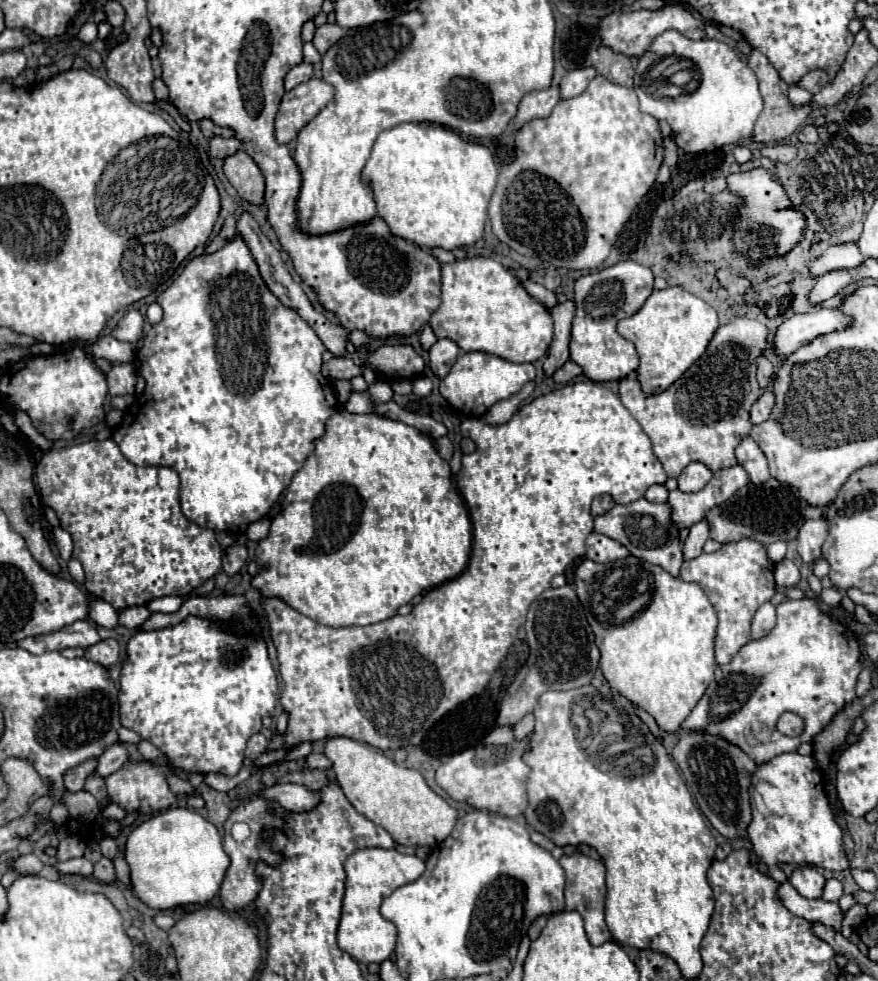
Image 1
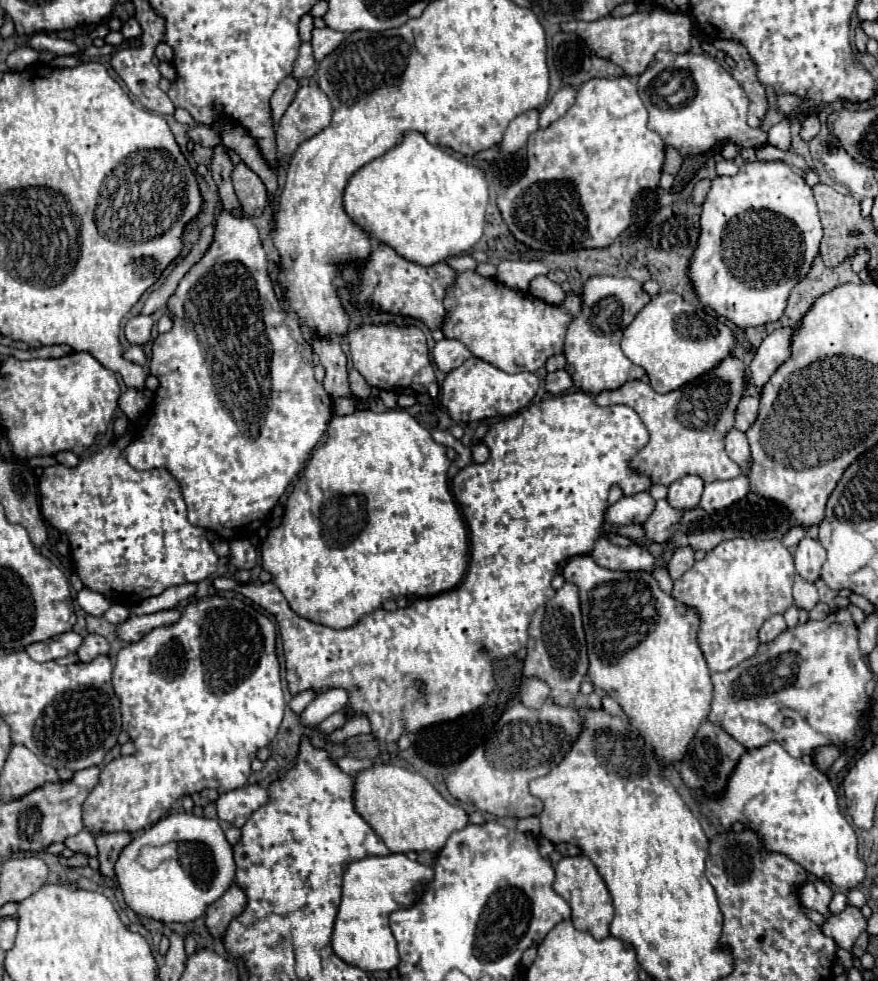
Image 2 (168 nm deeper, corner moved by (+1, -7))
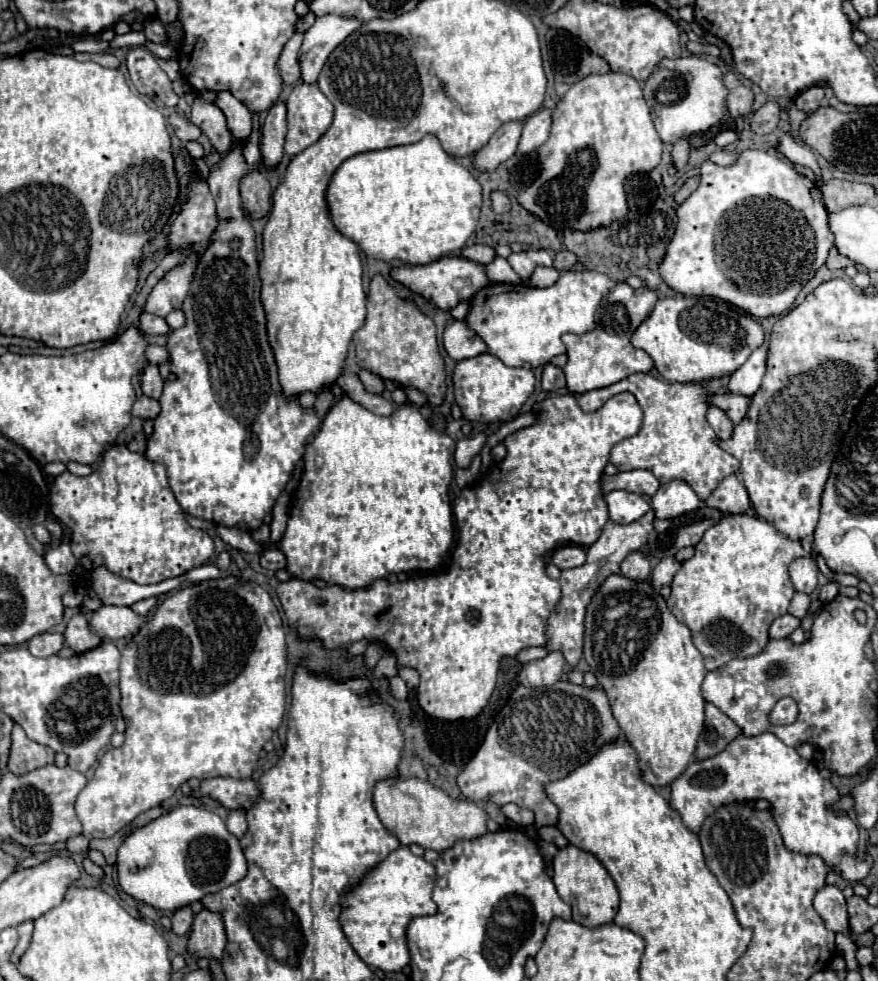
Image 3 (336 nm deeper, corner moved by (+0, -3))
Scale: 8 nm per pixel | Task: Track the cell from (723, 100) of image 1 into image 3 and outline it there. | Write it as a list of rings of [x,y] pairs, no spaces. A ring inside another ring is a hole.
[[[688,55],[688,57],[676,57],[676,59],[662,59],[656,67],[656,71],[644,81],[644,99],[650,107],[654,127],[664,143],[676,143],[678,139],[688,139],[696,133],[706,133],[714,125],[718,125],[728,115],[728,89],[724,85],[724,73],[718,65],[710,63],[708,59],[700,55]],[[662,79],[680,79],[686,89],[686,97],[678,103],[664,105],[656,99],[658,85]]]

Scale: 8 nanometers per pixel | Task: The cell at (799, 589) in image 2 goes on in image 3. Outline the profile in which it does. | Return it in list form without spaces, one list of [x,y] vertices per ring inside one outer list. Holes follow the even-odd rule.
[[[796,591],[796,593],[794,593],[794,599],[792,599],[792,603],[790,603],[788,613],[792,613],[792,615],[798,617],[798,619],[802,619],[802,615],[806,615],[806,611],[808,611],[808,605],[810,605],[810,595]]]

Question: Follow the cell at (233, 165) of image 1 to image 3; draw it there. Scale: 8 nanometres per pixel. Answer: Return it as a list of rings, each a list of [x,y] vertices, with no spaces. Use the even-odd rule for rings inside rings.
[[[252,169],[250,173],[242,177],[240,195],[242,195],[244,209],[248,211],[252,219],[262,219],[268,215],[272,189],[270,189],[268,179],[258,169]]]

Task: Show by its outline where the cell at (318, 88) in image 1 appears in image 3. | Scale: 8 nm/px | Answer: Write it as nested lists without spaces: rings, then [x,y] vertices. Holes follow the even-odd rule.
[[[296,83],[288,101],[288,133],[284,153],[296,155],[316,143],[330,127],[334,105],[318,89],[318,83]]]

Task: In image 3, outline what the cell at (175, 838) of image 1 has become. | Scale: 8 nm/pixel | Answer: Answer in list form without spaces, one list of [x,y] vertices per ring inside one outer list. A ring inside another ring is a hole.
[[[174,807],[148,825],[136,829],[118,849],[118,883],[124,893],[130,897],[152,905],[154,909],[174,913],[182,907],[188,907],[196,901],[202,901],[206,895],[218,893],[220,889],[246,877],[246,857],[238,839],[226,829],[226,823],[212,811],[198,807]]]

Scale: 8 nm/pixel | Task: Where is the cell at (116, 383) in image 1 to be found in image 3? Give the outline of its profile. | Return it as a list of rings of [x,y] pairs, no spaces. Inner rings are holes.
[[[138,397],[134,401],[134,407],[132,407],[132,415],[134,417],[140,417],[140,419],[154,419],[156,415],[160,413],[160,405],[156,399],[150,399],[150,397]]]

